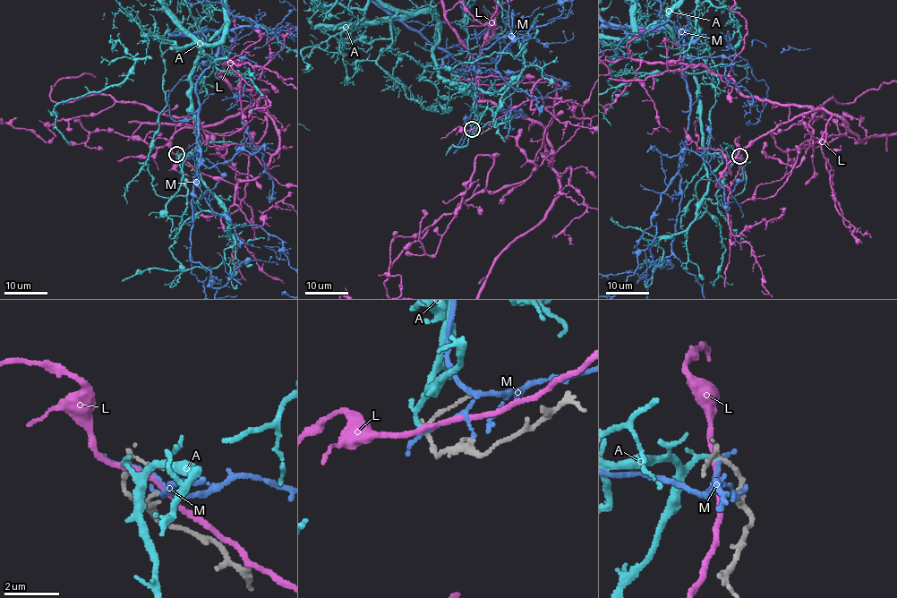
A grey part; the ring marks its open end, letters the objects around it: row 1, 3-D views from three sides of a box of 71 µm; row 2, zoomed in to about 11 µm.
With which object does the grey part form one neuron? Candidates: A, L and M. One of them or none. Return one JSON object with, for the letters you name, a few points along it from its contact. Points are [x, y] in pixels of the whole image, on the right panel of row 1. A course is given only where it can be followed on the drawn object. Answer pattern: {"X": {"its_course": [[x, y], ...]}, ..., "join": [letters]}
{"join": ["A"]}

